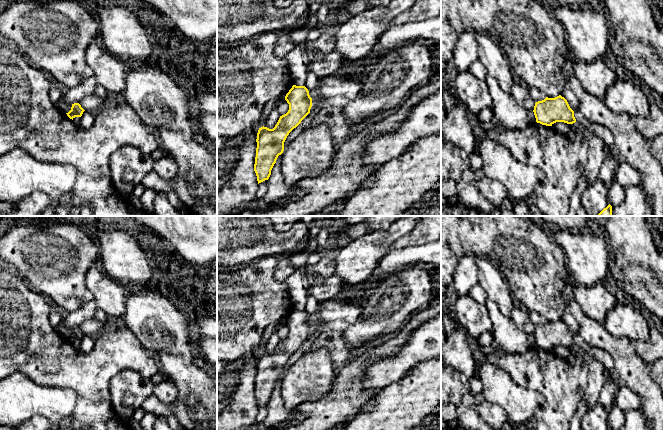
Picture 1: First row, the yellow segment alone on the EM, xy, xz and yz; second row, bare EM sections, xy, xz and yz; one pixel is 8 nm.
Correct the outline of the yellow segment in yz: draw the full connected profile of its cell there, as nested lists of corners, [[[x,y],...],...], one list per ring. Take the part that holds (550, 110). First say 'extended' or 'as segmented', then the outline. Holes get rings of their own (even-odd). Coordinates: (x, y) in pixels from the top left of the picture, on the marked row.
as segmented; [[[561,95],[555,98],[546,97],[544,100],[536,102],[533,112],[536,122],[546,126],[552,126],[556,122],[567,124],[576,122],[574,111]]]

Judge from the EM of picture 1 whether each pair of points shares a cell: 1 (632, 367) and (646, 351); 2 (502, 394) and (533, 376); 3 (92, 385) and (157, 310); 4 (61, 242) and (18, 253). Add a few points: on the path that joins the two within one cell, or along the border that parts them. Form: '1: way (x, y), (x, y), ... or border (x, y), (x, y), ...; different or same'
1: border (630, 339), (635, 351), (649, 364); different
2: border (501, 369), (518, 385), (536, 390), (540, 394); different
3: border (126, 327), (151, 352); different
4: way (50, 251), (29, 251); same

